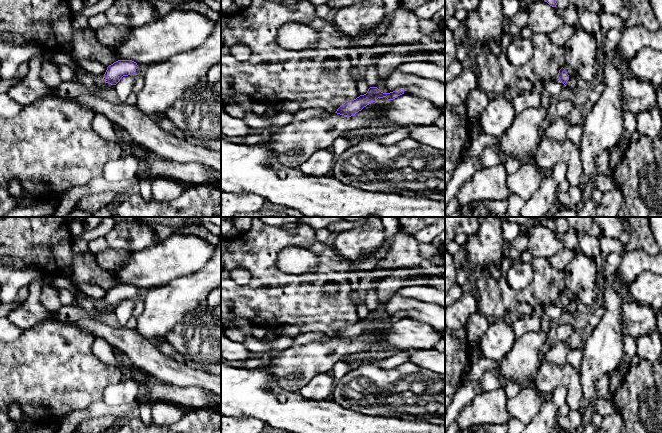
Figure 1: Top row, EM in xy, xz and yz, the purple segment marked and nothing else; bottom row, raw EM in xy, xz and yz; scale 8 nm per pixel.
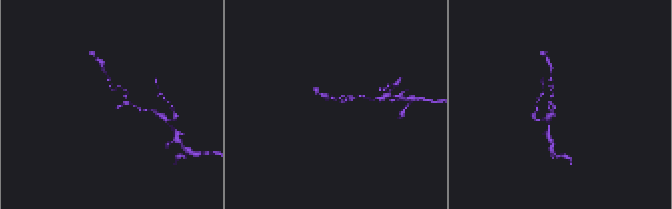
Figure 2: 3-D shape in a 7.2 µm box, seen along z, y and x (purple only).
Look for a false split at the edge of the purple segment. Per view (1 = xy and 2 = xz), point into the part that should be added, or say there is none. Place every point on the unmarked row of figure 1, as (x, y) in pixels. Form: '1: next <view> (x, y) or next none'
1: next none
2: next none

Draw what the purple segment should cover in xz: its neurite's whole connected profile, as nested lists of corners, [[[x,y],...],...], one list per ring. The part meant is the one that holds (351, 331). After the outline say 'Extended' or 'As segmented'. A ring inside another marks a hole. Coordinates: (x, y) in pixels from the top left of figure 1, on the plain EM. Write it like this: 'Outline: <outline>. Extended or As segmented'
Outline: [[[370,311],[366,318],[360,319],[354,324],[348,324],[341,329],[335,337],[347,341],[354,340],[371,326],[375,326],[378,322],[386,321],[388,324],[393,324],[404,318],[404,314],[397,314],[390,317],[383,317],[377,311]]]. As segmented

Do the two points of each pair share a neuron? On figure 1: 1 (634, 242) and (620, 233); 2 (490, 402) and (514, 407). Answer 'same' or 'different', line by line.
1: different
2: different

